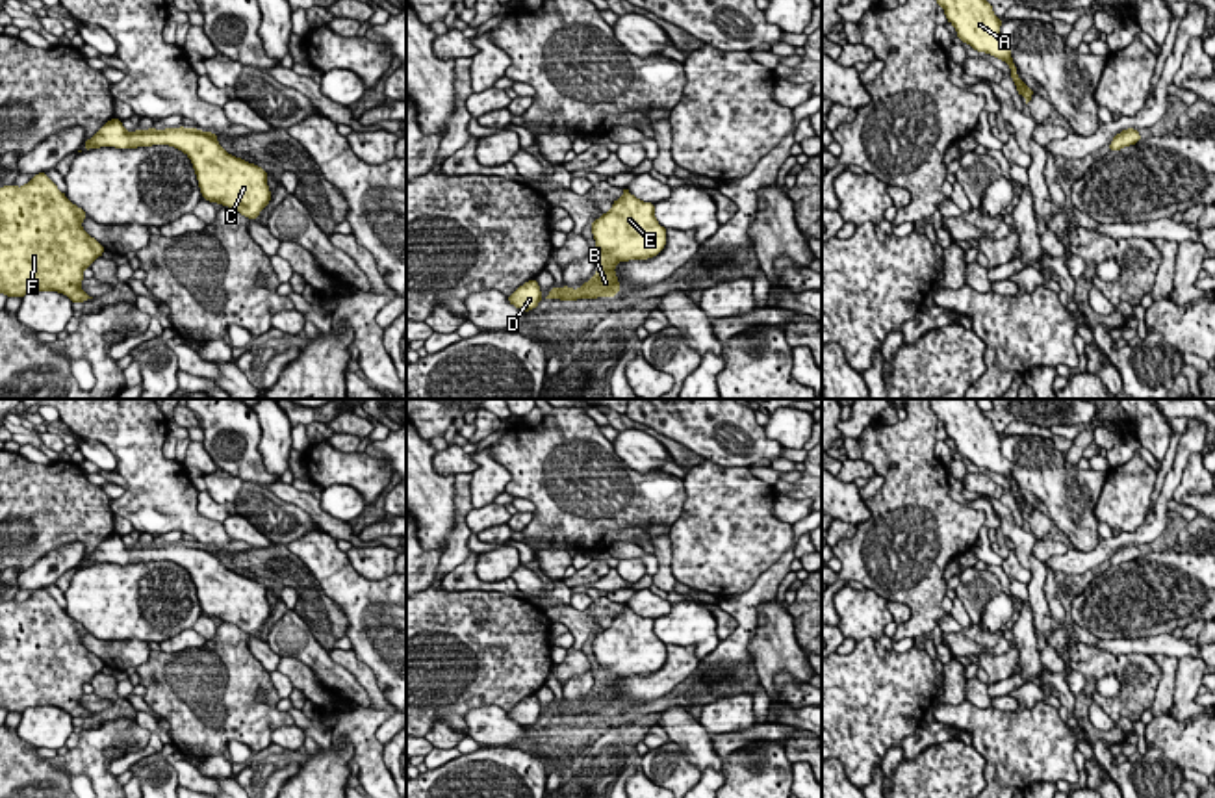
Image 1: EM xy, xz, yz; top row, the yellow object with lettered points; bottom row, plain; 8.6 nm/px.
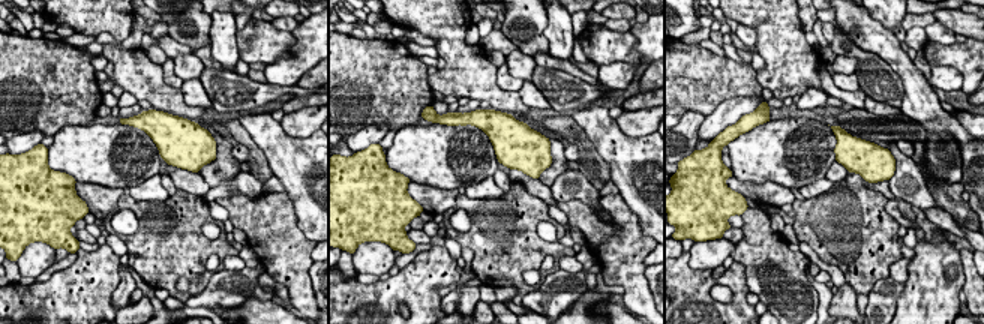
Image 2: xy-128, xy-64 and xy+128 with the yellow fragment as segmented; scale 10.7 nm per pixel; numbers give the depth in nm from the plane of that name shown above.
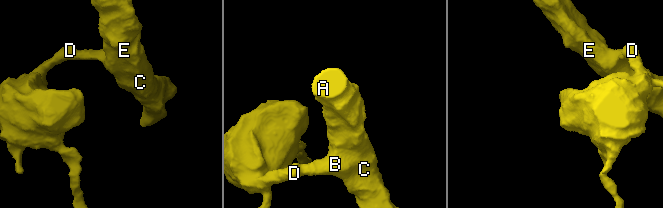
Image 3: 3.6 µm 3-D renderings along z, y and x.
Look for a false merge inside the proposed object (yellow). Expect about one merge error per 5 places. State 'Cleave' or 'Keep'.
Keep

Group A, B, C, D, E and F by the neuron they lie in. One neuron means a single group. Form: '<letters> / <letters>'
A B C D E F

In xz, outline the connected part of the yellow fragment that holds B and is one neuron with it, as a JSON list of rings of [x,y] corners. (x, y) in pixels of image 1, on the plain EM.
[[[627,603],[612,624],[592,638],[595,663],[601,666],[601,681],[579,705],[566,700],[545,714],[597,714],[614,713],[621,701],[614,683],[618,677],[647,676],[666,661],[666,644],[655,635],[655,620],[633,612]]]

